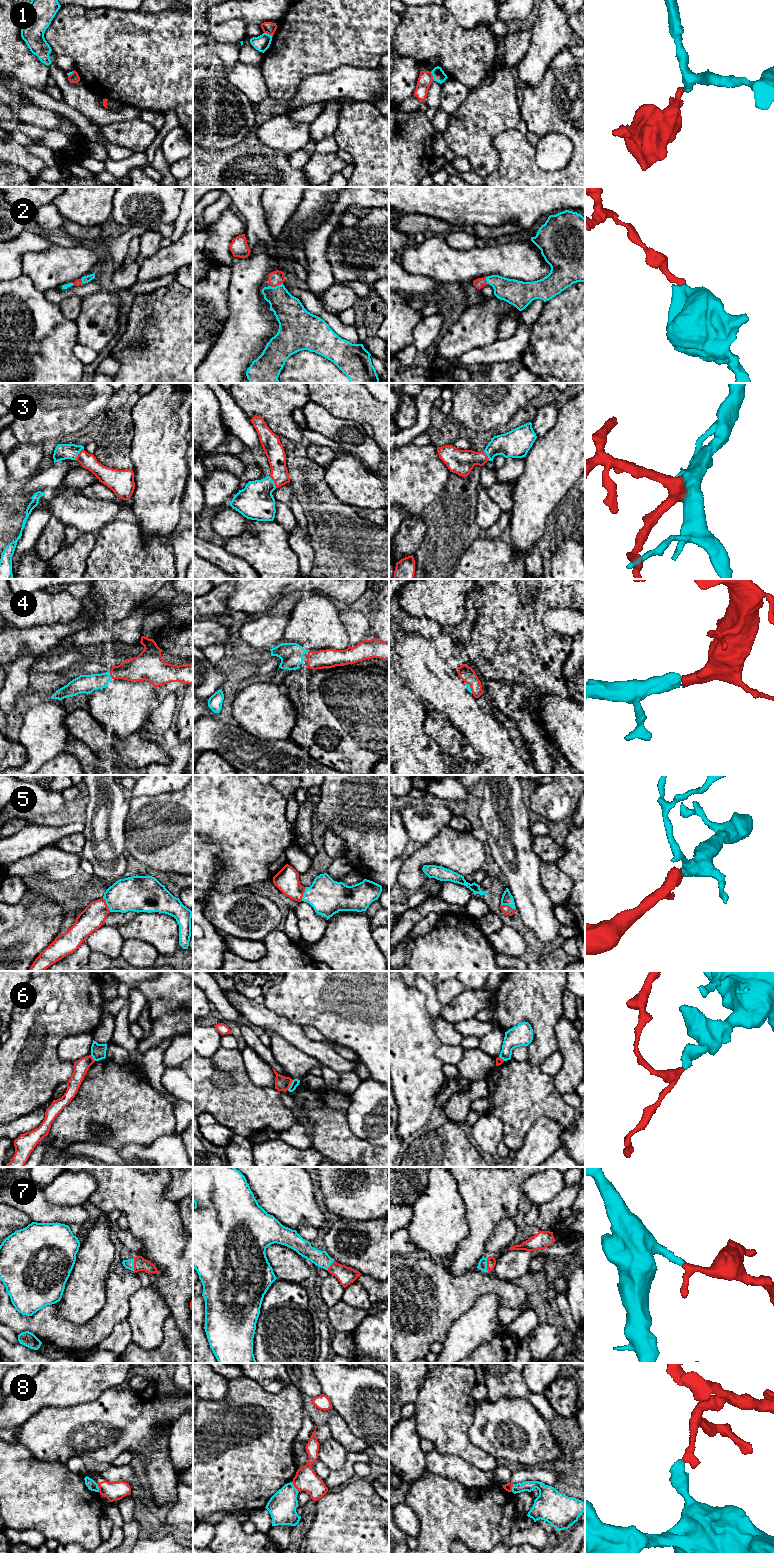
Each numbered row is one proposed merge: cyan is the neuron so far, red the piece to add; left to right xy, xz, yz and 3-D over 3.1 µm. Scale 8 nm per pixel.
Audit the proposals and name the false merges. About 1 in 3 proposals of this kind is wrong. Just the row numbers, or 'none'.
1, 6, 8

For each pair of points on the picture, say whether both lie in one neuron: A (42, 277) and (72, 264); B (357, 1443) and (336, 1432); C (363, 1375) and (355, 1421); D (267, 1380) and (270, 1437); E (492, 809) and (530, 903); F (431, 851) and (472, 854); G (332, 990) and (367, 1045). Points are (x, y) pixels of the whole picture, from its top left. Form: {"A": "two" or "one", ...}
{"A": "one", "B": "one", "C": "one", "D": "two", "E": "one", "F": "one", "G": "one"}

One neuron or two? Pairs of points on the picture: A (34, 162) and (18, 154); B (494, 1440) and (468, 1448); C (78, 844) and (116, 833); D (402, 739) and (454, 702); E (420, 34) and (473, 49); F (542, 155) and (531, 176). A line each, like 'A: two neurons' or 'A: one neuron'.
A: one neuron
B: two neurons
C: two neurons
D: two neurons
E: one neuron
F: two neurons

